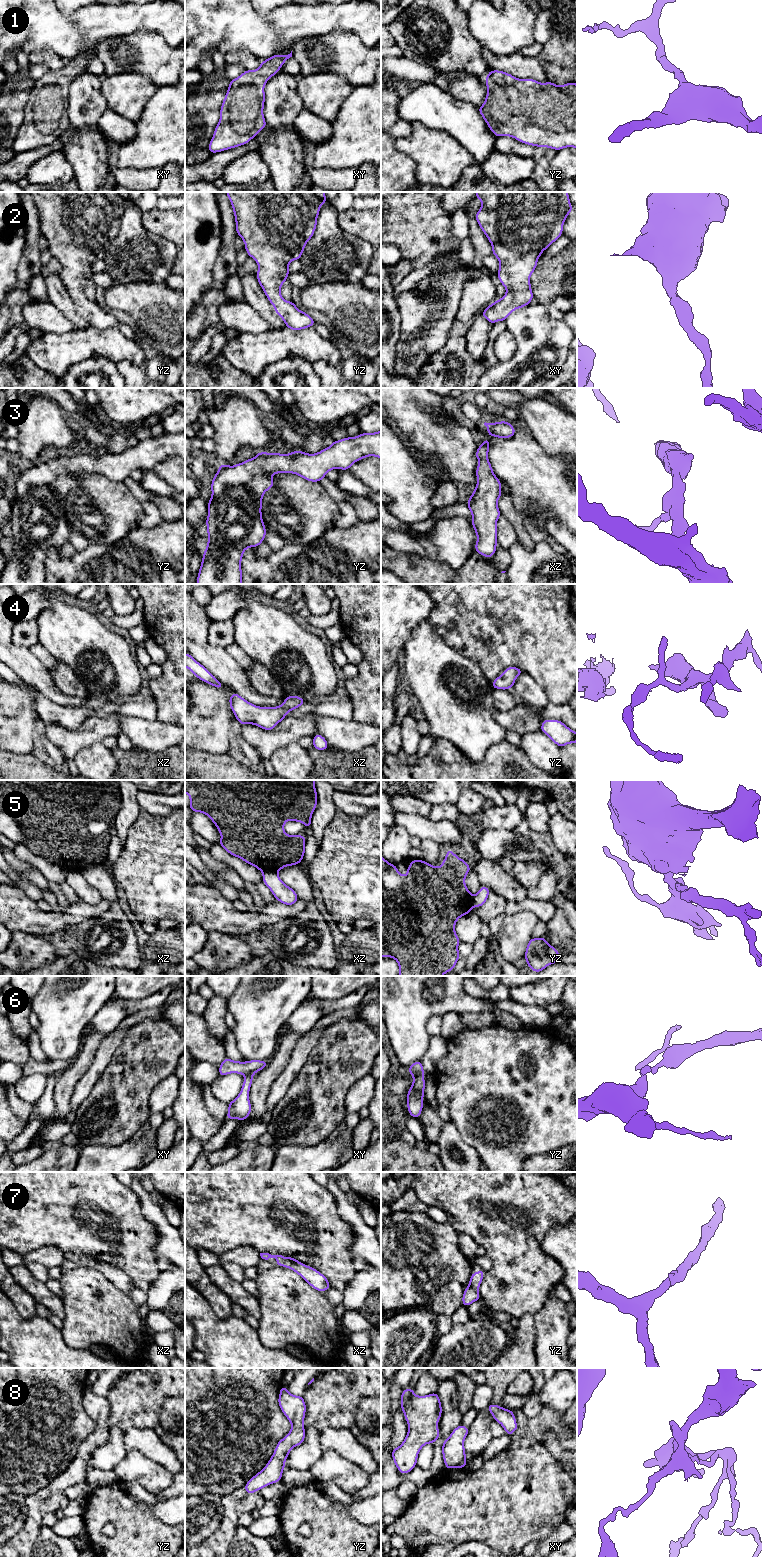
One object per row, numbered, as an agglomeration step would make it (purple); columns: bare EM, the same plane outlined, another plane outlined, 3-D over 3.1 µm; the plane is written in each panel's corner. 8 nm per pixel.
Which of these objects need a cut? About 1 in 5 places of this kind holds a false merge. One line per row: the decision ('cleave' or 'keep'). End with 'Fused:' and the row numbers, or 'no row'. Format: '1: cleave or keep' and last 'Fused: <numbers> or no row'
1: keep
2: keep
3: keep
4: keep
5: cleave
6: cleave
7: keep
8: keep
Fused: 5, 6

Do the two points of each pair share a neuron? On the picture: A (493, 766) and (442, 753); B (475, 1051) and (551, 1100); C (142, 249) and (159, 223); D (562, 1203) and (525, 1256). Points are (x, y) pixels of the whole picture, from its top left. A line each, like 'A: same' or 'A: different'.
A: same
B: same
C: different
D: same

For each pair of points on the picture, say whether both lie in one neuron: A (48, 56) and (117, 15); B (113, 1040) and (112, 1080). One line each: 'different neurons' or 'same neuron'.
A: different neurons
B: different neurons

